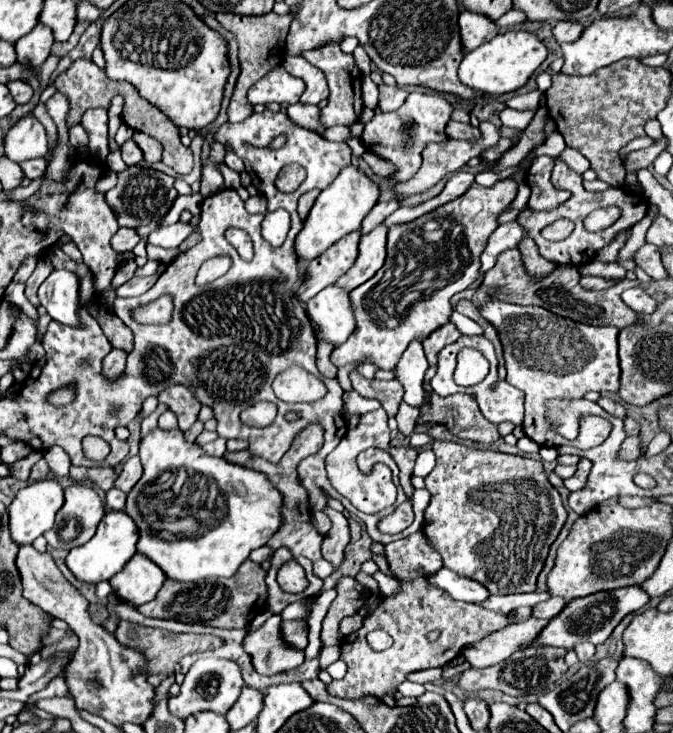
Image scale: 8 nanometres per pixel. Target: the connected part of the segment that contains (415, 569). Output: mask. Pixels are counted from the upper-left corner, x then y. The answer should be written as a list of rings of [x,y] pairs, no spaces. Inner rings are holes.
[[[421,530],[403,540],[387,544],[385,558],[389,562],[393,576],[399,580],[401,590],[393,596],[381,598],[377,610],[365,616],[361,630],[343,638],[341,660],[347,664],[347,674],[345,678],[333,680],[327,686],[329,694],[333,696],[341,698],[361,698],[365,694],[377,698],[385,694],[393,696],[397,684],[405,680],[409,672],[445,666],[447,662],[455,660],[465,646],[475,644],[477,640],[483,640],[485,636],[511,624],[505,614],[491,612],[475,604],[457,602],[451,596],[447,596],[441,588],[429,582],[429,576],[443,566],[443,558],[431,546],[431,542],[425,538]],[[371,630],[385,630],[387,634],[391,634],[393,646],[383,652],[375,652],[373,648],[369,648],[365,636]],[[431,630],[441,630],[441,636],[435,642],[427,640],[427,634]]]

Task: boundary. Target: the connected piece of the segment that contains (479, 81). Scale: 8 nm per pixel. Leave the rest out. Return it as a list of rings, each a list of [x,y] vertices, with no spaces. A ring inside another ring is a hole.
[[[505,30],[463,58],[459,66],[459,80],[469,88],[489,94],[513,92],[525,86],[525,82],[531,78],[531,74],[541,66],[545,58],[547,58],[547,48],[533,32]]]

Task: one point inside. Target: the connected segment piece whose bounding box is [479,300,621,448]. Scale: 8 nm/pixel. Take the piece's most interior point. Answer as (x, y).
(546, 356)

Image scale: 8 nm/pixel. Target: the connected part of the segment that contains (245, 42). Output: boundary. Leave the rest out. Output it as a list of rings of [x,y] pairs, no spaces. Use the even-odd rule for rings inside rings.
[[[221,12],[217,14],[217,20],[221,22],[223,28],[235,34],[239,42],[239,60],[241,60],[241,76],[235,84],[235,94],[229,104],[229,122],[243,122],[247,116],[253,114],[253,106],[247,102],[247,92],[249,88],[261,80],[267,72],[277,68],[283,58],[279,58],[279,46],[281,46],[281,34],[283,34],[283,56],[285,56],[285,36],[289,32],[289,24],[293,20],[293,14],[287,16],[277,16],[275,12],[269,12],[265,16],[241,16],[241,14],[231,14],[231,12]]]

